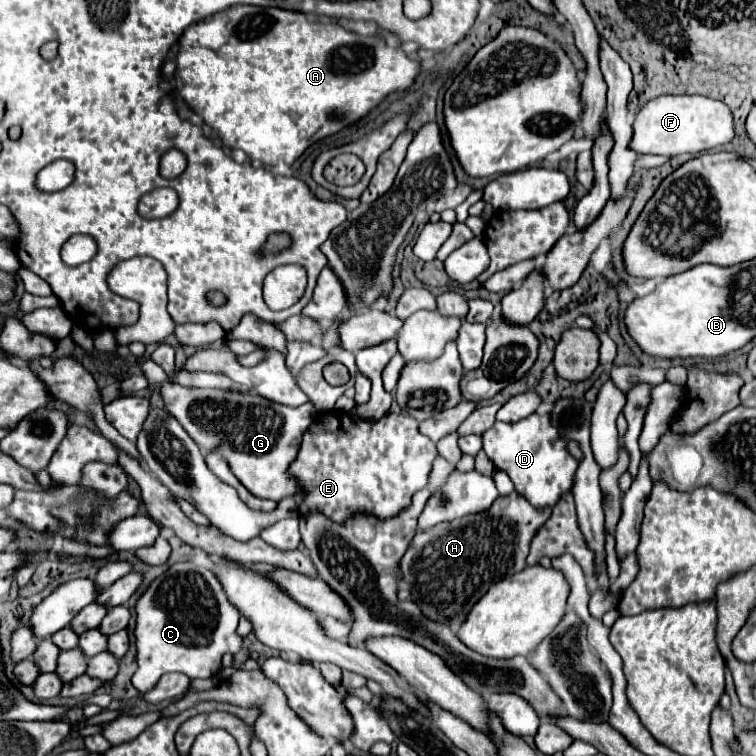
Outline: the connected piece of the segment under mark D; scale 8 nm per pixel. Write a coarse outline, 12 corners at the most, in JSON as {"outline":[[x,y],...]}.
{"outline":[[550,414],[496,422],[484,452],[542,510],[578,460]]}

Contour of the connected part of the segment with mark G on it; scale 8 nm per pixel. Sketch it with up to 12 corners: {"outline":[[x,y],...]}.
{"outline":[[148,358],[148,383],[204,450],[258,498],[296,492],[288,474],[314,404],[250,390],[184,388]]}

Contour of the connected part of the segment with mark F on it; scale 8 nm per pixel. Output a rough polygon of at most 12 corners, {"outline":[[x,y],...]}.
{"outline":[[658,96],[634,118],[636,154],[696,154],[734,138],[726,104]]}

